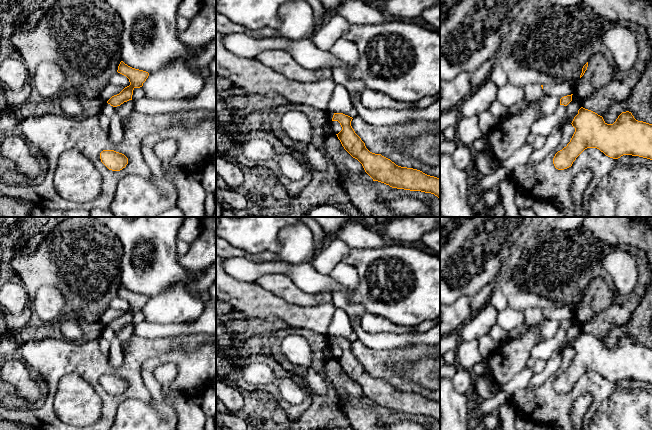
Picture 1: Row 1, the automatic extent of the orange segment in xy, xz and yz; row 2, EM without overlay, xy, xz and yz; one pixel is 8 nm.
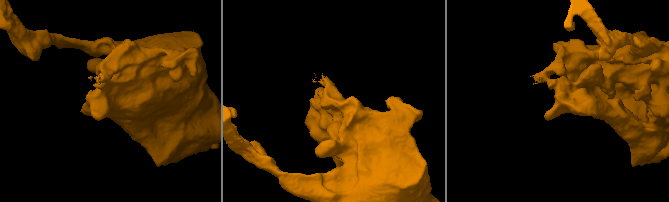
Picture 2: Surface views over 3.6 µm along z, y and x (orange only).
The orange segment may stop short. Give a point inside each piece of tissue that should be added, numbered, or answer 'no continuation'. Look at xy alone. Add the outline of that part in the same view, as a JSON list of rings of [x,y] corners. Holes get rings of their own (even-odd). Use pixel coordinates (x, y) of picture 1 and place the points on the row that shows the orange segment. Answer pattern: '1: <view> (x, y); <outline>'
no continuation

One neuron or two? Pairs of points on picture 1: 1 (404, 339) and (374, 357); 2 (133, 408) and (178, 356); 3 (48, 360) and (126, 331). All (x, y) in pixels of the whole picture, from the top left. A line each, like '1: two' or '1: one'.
1: two
2: one
3: two

